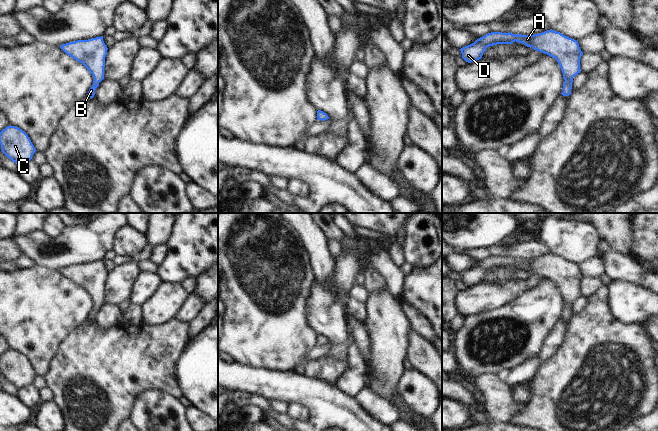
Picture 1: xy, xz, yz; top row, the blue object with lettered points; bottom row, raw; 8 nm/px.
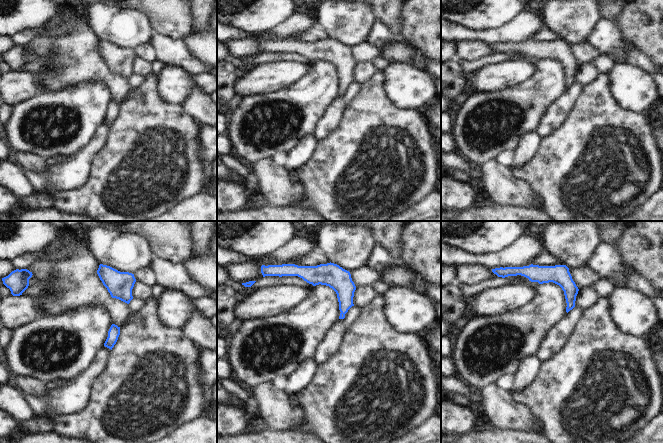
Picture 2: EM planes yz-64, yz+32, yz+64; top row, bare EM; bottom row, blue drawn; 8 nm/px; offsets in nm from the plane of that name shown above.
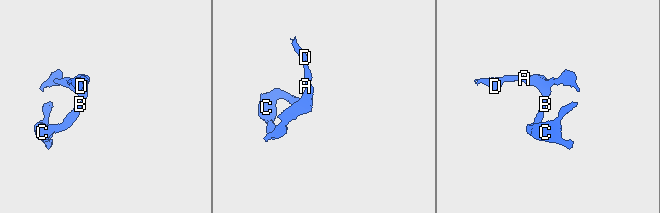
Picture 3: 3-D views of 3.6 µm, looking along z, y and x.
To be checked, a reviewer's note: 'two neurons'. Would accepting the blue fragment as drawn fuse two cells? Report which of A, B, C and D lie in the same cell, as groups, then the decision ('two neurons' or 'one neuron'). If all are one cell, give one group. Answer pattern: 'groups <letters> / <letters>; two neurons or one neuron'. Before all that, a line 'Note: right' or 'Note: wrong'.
Note: wrong
groups A B C D; one neuron

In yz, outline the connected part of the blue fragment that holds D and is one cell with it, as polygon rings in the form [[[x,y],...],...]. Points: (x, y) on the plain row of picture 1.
[[[552,253],[534,259],[492,256],[461,272],[460,275],[462,282],[471,287],[481,283],[487,271],[497,268],[512,268],[515,265],[555,282],[561,291],[565,304],[561,318],[563,320],[571,318],[572,302],[581,296],[580,283],[583,276],[579,271],[578,265],[560,256]]]

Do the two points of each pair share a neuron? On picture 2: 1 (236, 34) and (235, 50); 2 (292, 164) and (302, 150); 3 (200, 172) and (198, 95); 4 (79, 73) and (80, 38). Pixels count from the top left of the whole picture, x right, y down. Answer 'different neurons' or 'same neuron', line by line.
1: different neurons
2: same neuron
3: different neurons
4: same neuron

